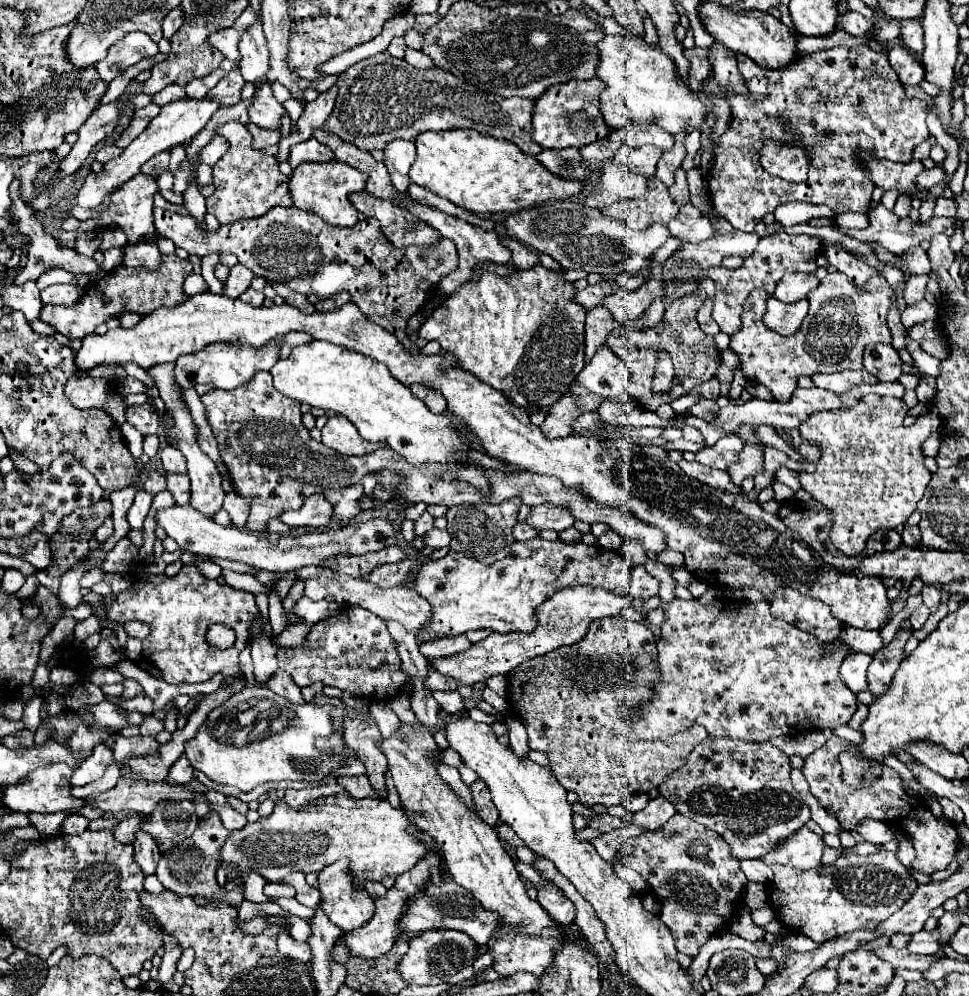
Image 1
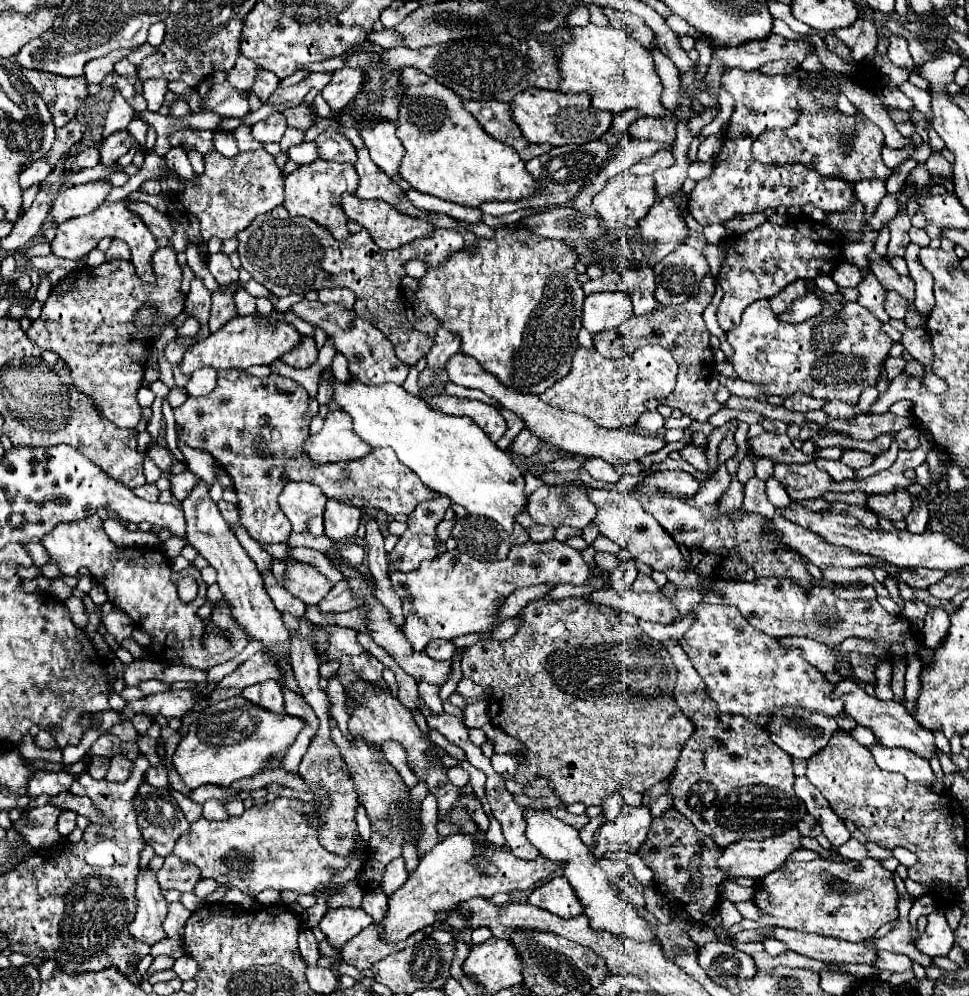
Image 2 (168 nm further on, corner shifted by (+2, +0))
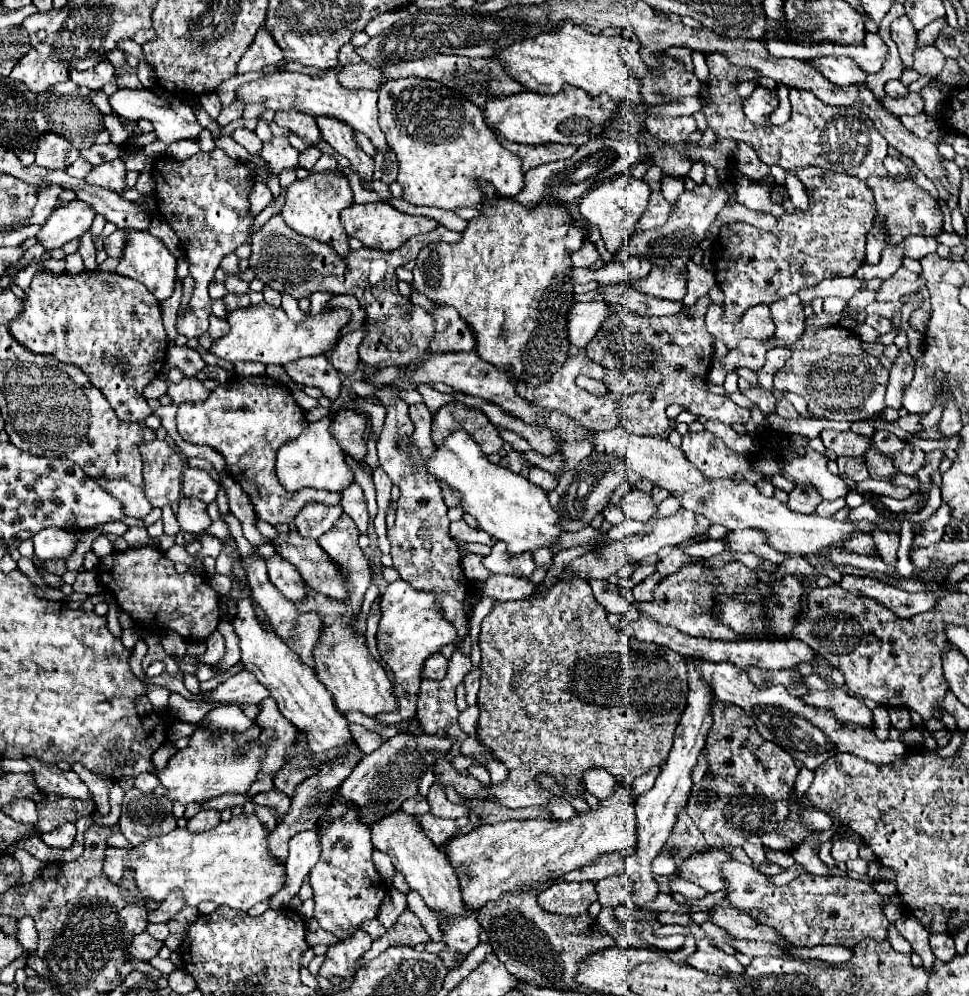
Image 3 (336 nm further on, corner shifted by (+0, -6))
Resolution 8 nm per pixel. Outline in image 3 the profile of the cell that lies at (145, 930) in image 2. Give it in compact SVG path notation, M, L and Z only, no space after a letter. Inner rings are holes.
M148 933L136 935L130 943L130 949L128 949L130 961L150 961L152 957L158 955L160 947L162 947L162 941L152 939Z

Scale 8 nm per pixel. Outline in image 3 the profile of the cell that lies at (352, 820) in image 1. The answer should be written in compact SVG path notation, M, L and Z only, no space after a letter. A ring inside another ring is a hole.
M256 815L232 817L204 833L190 833L188 829L178 827L168 835L150 837L132 849L106 847L102 873L114 885L122 883L124 869L134 873L138 895L132 895L130 891L124 893L124 899L130 905L146 907L148 901L162 905L172 889L180 889L186 905L196 907L202 901L212 901L216 905L248 911L256 903L278 893L286 881L284 863L272 861L268 855L268 835L270 831L262 827Z

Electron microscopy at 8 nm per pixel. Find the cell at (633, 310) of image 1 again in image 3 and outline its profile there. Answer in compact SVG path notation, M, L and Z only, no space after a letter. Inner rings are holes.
M576 303L570 307L566 315L566 325L568 325L568 341L572 347L584 349L586 343L594 337L594 333L600 329L602 321L610 317L612 313L608 311L606 303Z

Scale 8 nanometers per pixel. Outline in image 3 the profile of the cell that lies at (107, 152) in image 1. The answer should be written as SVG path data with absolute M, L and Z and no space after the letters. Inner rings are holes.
M78 159L78 161L74 161L68 169L66 169L66 173L70 175L70 177L80 177L80 179L84 179L88 173L92 171L92 165L86 161L86 159Z

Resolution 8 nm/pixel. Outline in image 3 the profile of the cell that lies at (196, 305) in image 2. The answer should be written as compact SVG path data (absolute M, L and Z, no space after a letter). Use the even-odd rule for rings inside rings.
M222 149L196 153L186 161L154 161L152 175L156 181L158 211L182 241L190 265L188 269L195 281L192 299L188 301L184 315L176 319L176 333L186 335L188 339L200 337L206 333L208 317L212 313L208 283L214 279L220 261L248 239L248 231L252 227L252 219L248 217L248 193L254 183L250 181L250 171L246 165L238 165L238 161L230 159Z

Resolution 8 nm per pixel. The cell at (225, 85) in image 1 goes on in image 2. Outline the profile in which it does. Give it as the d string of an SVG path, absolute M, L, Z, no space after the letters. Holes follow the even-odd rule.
M238 55L236 65L230 69L228 83L238 91L248 91L252 87L252 79L256 77L256 69L258 69L258 65L252 59Z

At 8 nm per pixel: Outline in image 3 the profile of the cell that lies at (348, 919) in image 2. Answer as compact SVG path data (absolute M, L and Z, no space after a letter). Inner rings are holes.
M362 929L358 935L346 939L346 941L340 941L338 945L330 945L328 955L326 955L326 963L322 965L320 975L326 979L354 977L354 973L358 969L358 959L370 949L370 945L372 945L370 935L364 935Z

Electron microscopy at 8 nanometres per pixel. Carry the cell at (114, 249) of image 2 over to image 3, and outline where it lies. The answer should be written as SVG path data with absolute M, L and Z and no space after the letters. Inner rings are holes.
M122 229L114 231L110 237L104 237L104 251L110 257L122 257L122 249L124 249L124 241L126 241L126 233Z

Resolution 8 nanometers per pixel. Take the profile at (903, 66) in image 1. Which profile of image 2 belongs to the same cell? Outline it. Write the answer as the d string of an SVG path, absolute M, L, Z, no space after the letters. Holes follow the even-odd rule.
M892 37L890 39L888 59L898 67L908 67L908 69L914 67L914 61L912 61L910 51L908 51L908 41L904 37Z

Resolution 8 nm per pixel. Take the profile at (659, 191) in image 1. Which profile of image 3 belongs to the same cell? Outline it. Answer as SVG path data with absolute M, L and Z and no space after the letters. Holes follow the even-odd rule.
M624 173L614 179L604 181L600 187L588 191L580 201L580 215L590 225L598 227L604 247L616 255L622 241L628 237L630 229L634 229L634 225L638 223L638 217L642 217L648 197L650 197L650 187L646 185L646 181L638 181L630 173Z

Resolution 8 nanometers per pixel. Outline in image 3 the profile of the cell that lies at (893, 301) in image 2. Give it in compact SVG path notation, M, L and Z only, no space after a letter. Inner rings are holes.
M898 301L898 303L870 303L868 307L866 307L866 315L872 315L872 313L876 313L876 315L880 315L880 317L886 317L886 319L890 319L896 311L900 311L902 309L902 303Z

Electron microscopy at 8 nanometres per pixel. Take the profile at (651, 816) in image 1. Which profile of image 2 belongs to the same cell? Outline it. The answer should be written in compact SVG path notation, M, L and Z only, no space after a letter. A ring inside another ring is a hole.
M626 805L616 819L606 821L600 827L594 855L602 857L606 851L636 853L644 843L650 831L650 825L652 825L652 813L648 807Z

